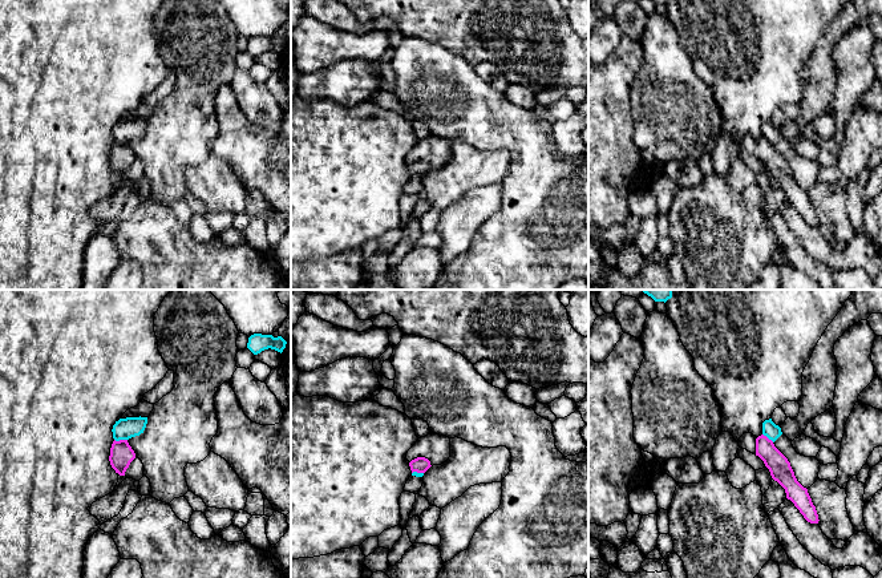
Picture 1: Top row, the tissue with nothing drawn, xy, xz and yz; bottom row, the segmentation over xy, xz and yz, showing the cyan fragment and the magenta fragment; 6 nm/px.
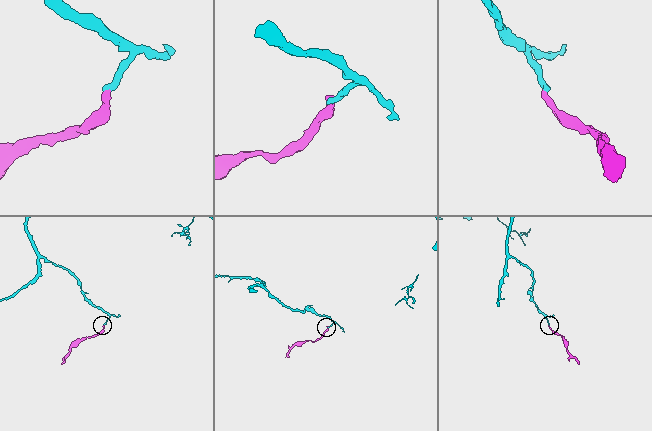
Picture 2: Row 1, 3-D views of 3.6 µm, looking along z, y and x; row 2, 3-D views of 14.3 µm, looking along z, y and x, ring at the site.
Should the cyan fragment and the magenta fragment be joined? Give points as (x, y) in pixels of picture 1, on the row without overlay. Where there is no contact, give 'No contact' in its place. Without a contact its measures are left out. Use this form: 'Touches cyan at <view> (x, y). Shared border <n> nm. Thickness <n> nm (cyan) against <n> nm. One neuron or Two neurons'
Touches cyan at xy (121, 141). Shared border 80 nm. Thickness 130 nm (cyan) against 140 nm. Two neurons

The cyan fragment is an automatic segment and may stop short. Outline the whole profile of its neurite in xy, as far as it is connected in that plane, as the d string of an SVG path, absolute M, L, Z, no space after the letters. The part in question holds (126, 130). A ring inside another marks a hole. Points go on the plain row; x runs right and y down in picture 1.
M126 120L120 121L113 128L113 141L116 144L129 142L143 136L147 126L147 120Z

